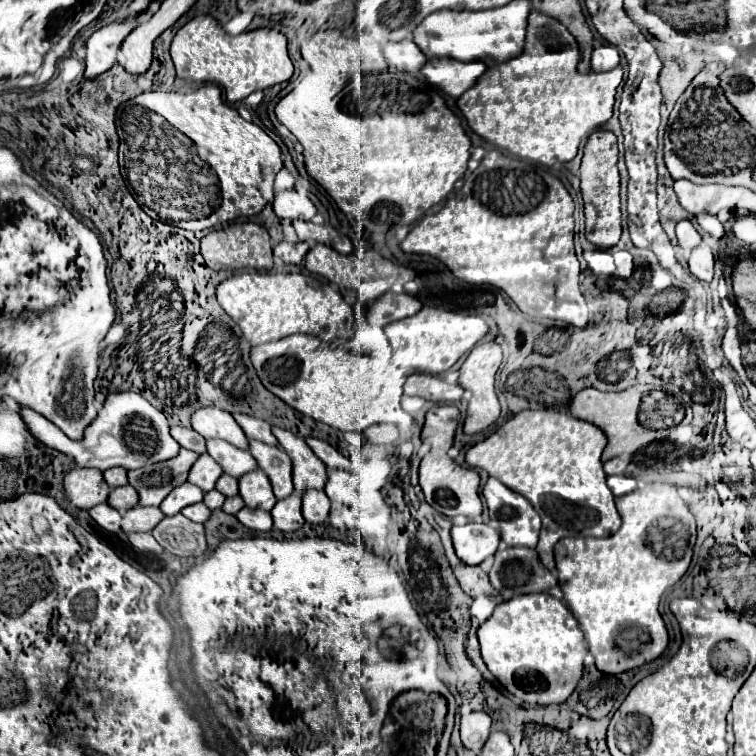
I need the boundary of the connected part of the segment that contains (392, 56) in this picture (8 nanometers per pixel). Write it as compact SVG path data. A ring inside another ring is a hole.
M404 39L398 43L388 43L384 47L384 57L386 57L386 61L390 61L392 65L400 67L406 73L416 73L426 63L424 53L410 39Z

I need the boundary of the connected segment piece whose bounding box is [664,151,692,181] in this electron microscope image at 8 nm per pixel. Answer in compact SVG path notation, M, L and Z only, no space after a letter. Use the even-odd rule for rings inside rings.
M674 151L668 153L668 155L664 157L664 161L666 161L666 167L668 167L670 175L674 179L688 179L688 181L692 181L692 167L688 167L688 163L684 163L684 159L676 159Z

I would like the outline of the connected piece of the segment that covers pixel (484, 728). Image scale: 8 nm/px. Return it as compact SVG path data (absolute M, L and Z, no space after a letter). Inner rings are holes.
M484 711L464 713L462 721L460 721L460 737L462 737L464 747L478 753L488 739L490 725L492 725L492 719Z

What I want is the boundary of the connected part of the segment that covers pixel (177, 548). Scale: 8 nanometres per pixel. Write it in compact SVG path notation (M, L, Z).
M184 515L164 517L154 529L154 539L164 547L164 551L178 557L202 557L206 551L204 525L184 519Z

